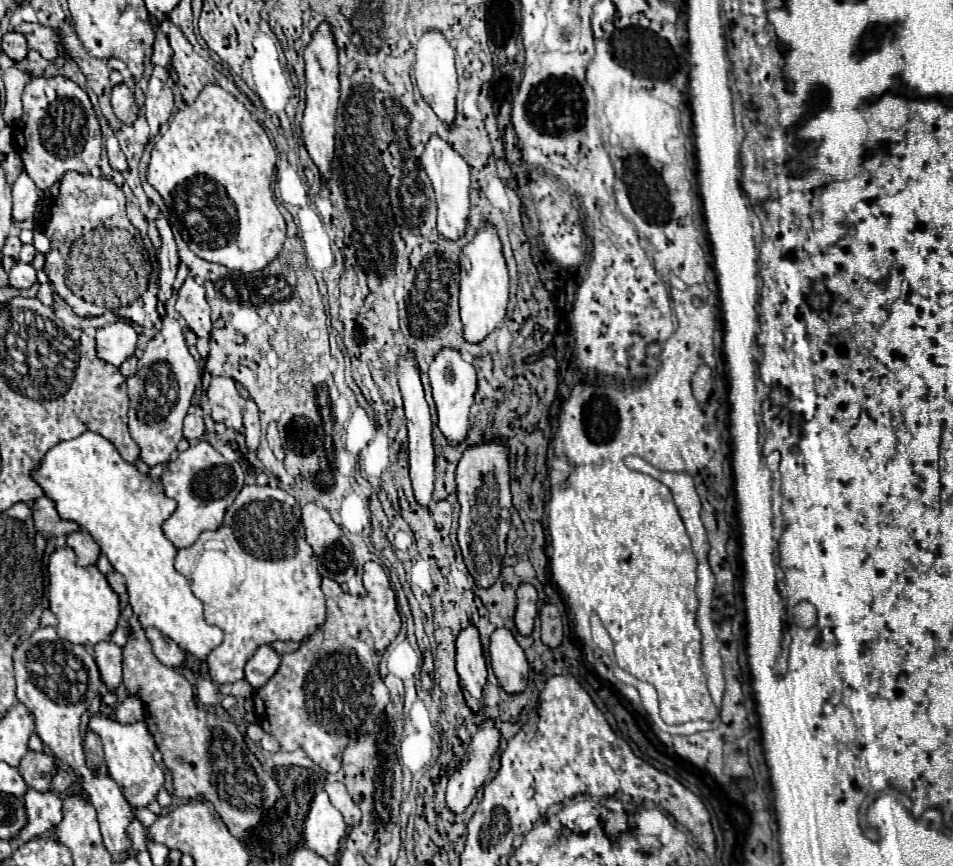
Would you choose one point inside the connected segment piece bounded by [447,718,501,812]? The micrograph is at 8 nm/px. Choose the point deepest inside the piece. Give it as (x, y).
(463, 784)

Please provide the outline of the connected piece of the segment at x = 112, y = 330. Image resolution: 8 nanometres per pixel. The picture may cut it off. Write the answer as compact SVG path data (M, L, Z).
M117 320L117 324L109 324L97 330L99 358L117 368L129 356L135 354L135 348L137 348L137 332L125 320Z

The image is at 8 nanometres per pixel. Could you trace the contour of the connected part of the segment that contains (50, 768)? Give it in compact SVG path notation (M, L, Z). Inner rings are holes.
M29 750L19 764L19 772L29 788L45 792L51 790L51 778L57 772L57 760L51 754Z

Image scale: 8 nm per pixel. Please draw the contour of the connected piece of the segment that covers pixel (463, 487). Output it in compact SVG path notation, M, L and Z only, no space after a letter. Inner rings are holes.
M497 438L491 442L479 442L469 446L455 470L457 500L461 504L459 514L459 546L465 566L475 578L475 584L489 588L501 574L501 560L505 556L505 538L511 526L511 492L509 492L509 450L507 440Z

